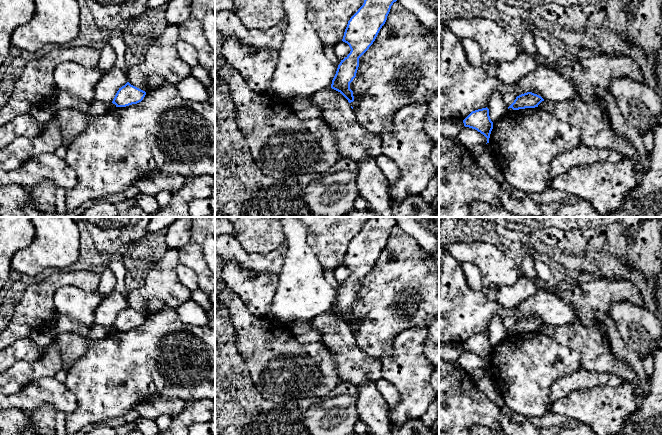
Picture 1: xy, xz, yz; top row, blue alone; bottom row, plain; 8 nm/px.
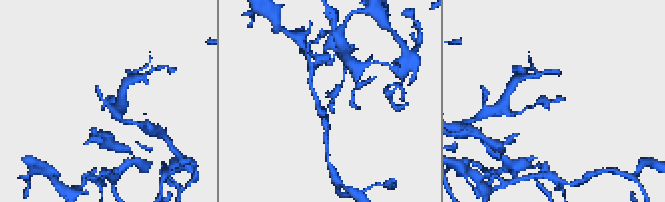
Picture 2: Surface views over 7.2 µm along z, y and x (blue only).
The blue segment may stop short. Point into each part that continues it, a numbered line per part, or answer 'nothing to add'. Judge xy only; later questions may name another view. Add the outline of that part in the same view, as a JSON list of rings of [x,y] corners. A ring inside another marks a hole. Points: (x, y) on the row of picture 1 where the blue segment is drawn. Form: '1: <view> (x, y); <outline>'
nothing to add

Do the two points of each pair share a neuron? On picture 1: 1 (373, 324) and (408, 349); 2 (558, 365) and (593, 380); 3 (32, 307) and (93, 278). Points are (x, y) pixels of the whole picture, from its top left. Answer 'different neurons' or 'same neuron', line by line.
1: different neurons
2: different neurons
3: same neuron

